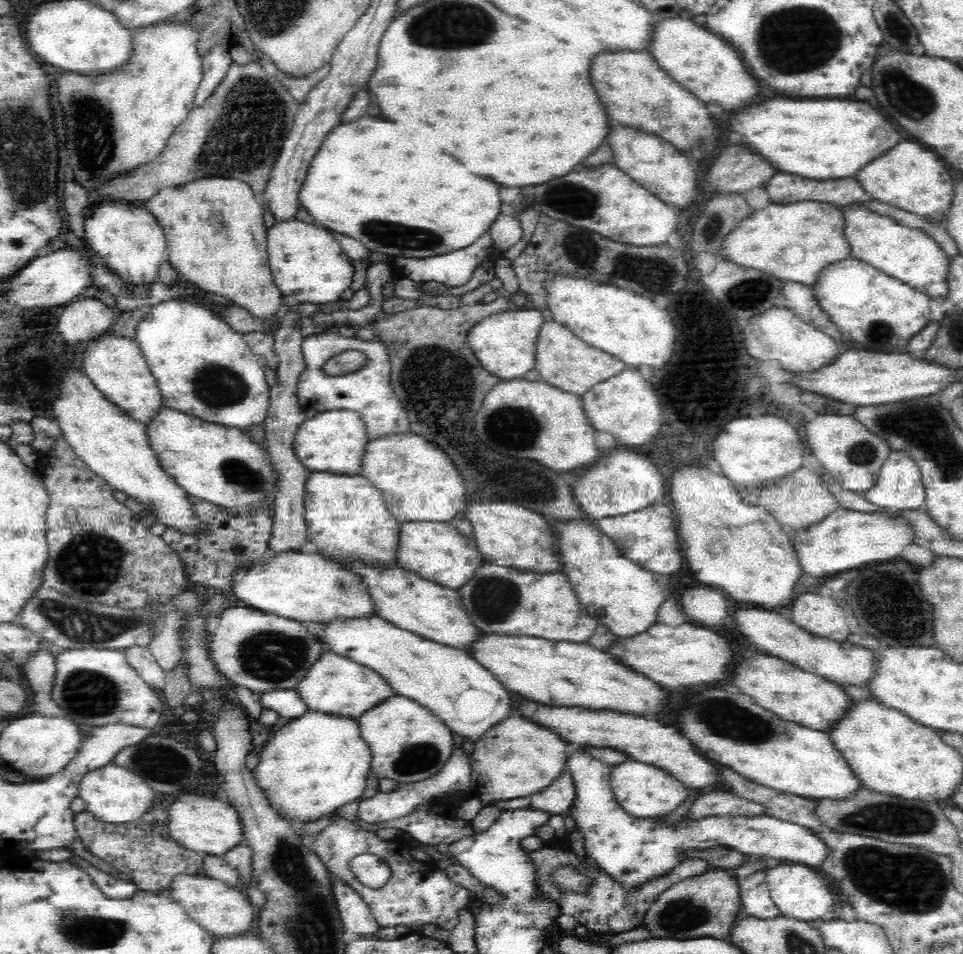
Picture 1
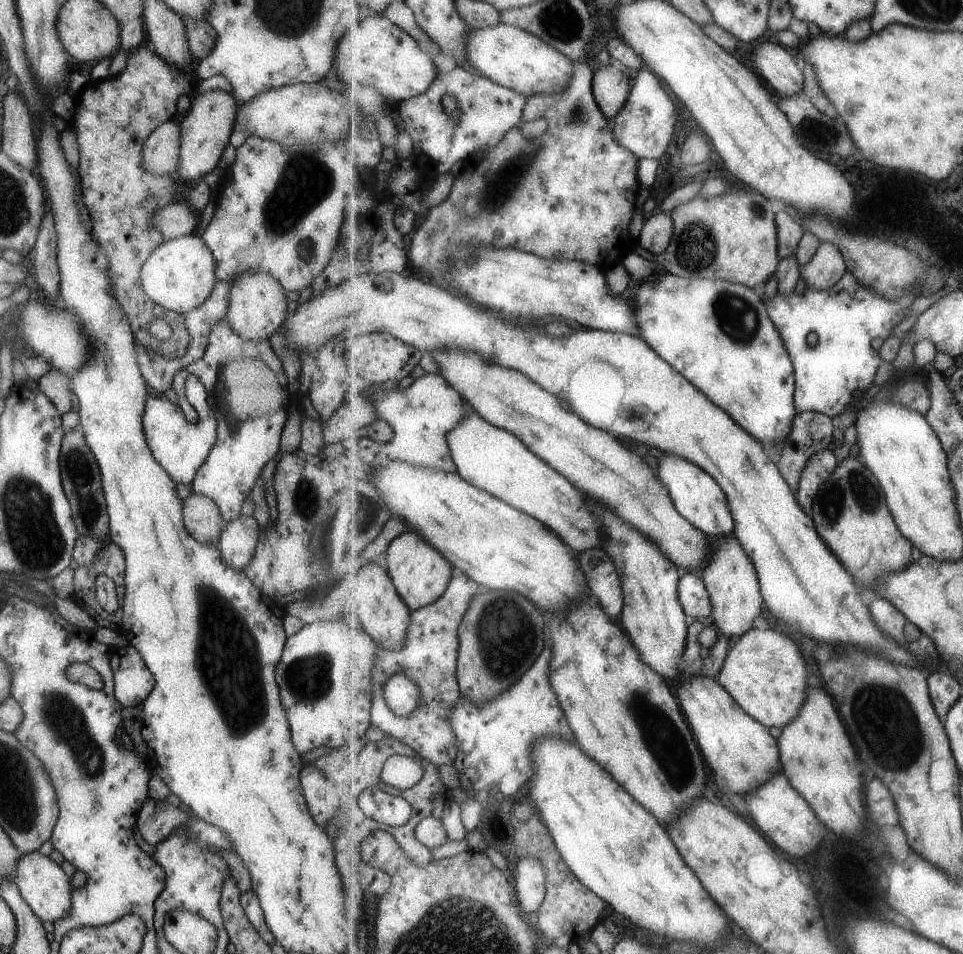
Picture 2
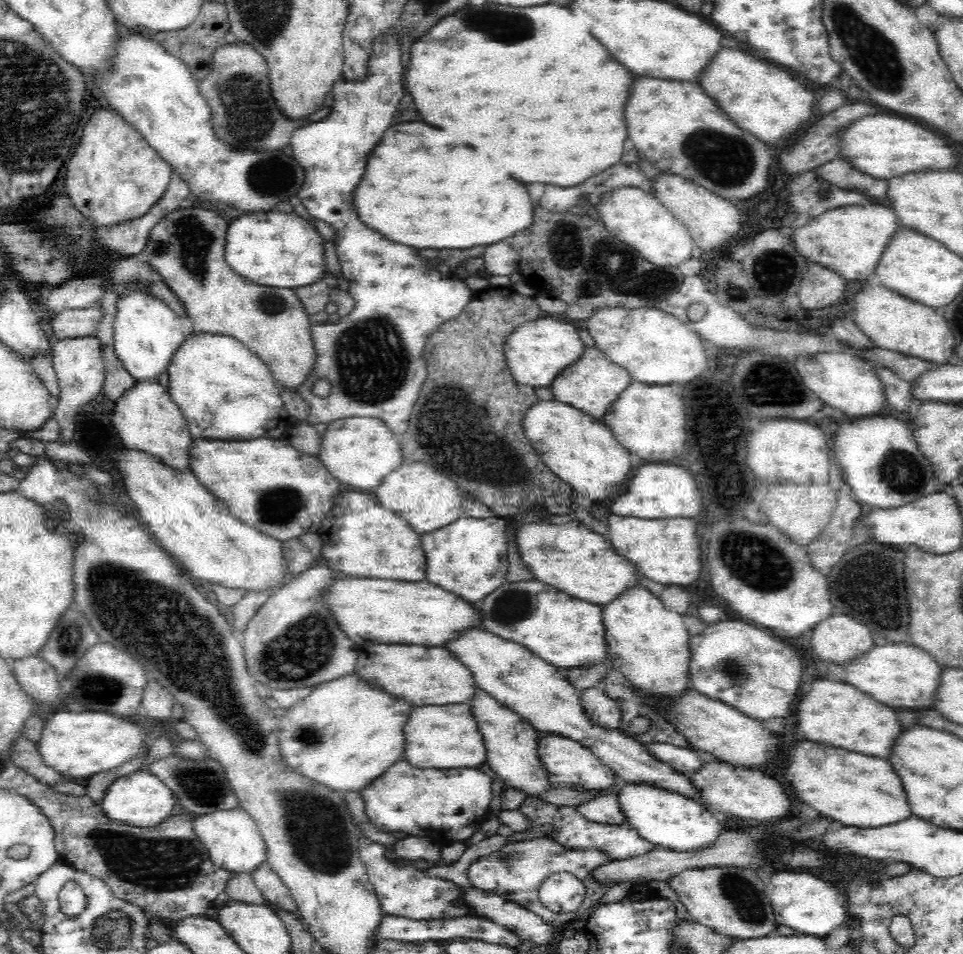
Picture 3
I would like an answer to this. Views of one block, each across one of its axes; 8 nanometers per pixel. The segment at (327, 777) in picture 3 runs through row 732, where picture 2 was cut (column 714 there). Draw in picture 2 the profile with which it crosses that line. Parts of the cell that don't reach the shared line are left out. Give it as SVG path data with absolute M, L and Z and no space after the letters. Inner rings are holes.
M667 273L663 276L656 276L653 279L646 280L644 284L638 289L638 308L637 317L641 328L641 336L645 338L657 351L662 358L672 363L684 376L687 376L695 385L711 398L720 404L724 410L728 410L728 414L732 414L732 418L736 418L740 422L740 426L744 426L750 434L754 434L757 439L760 439L766 446L772 446L788 440L795 418L800 413L795 405L795 392L797 389L797 376L795 375L795 362L792 360L790 351L787 348L787 342L779 331L779 327L773 321L771 314L768 310L768 305L765 302L762 292L759 289L733 283L725 280L712 280L712 279L689 279Z

